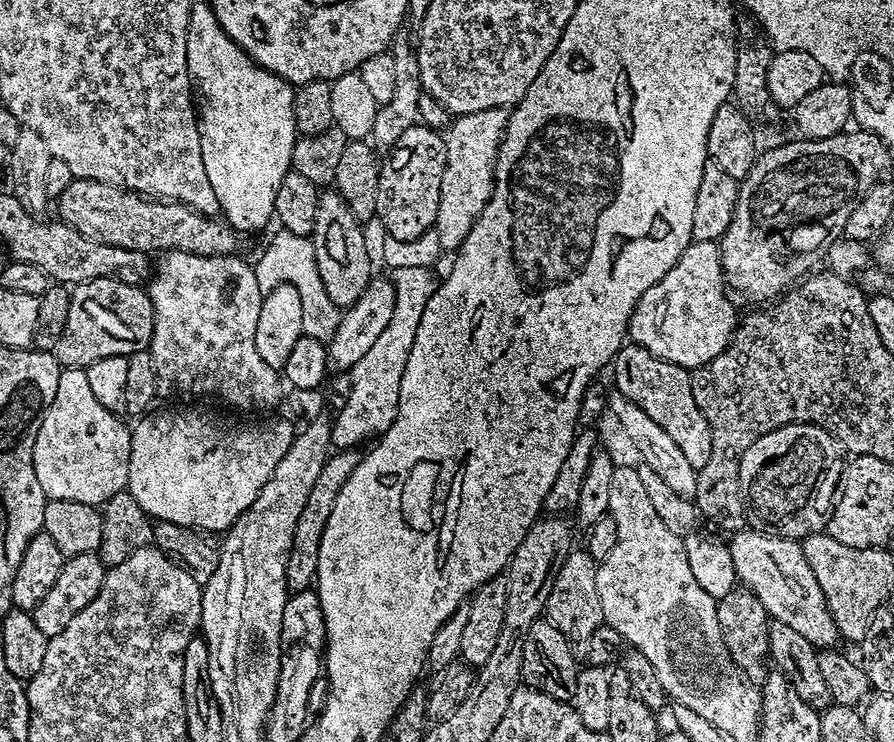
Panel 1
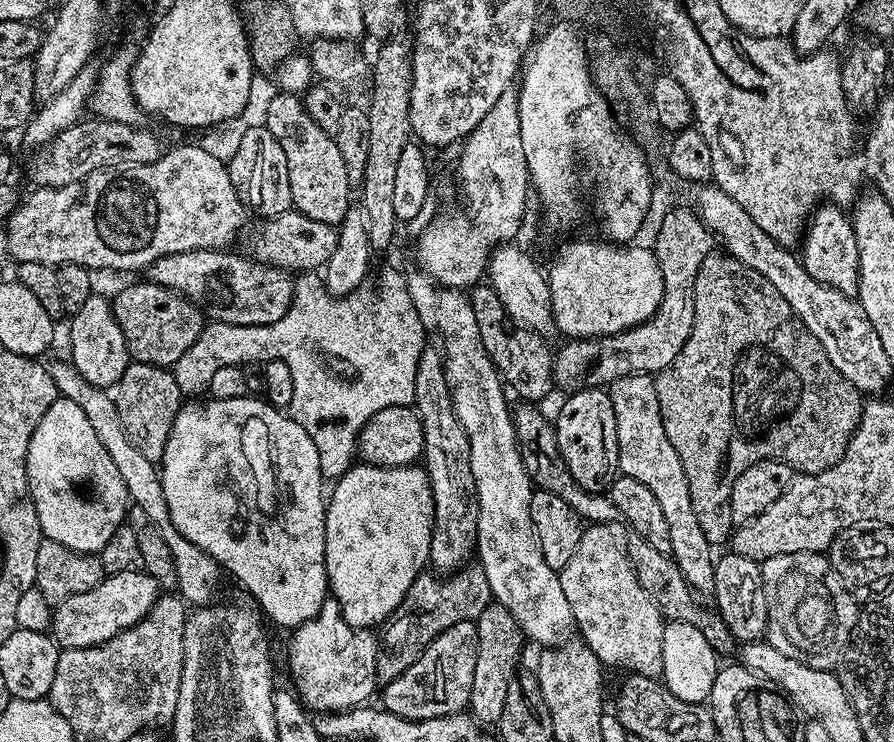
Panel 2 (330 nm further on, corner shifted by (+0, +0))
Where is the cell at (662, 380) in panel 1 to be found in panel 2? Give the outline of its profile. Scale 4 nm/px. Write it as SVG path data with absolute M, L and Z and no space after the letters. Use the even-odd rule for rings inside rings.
M648 374L623 376L607 385L606 391L612 403L618 430L619 471L642 482L642 486L646 486L650 494L658 498L658 506L662 506L662 514L666 514L666 522L670 526L670 538L696 536L692 528L696 528L698 519L692 520L694 507L690 500L690 486L687 484L680 456L672 456L674 446L670 446L670 438L666 438L666 430L662 426L655 379Z

